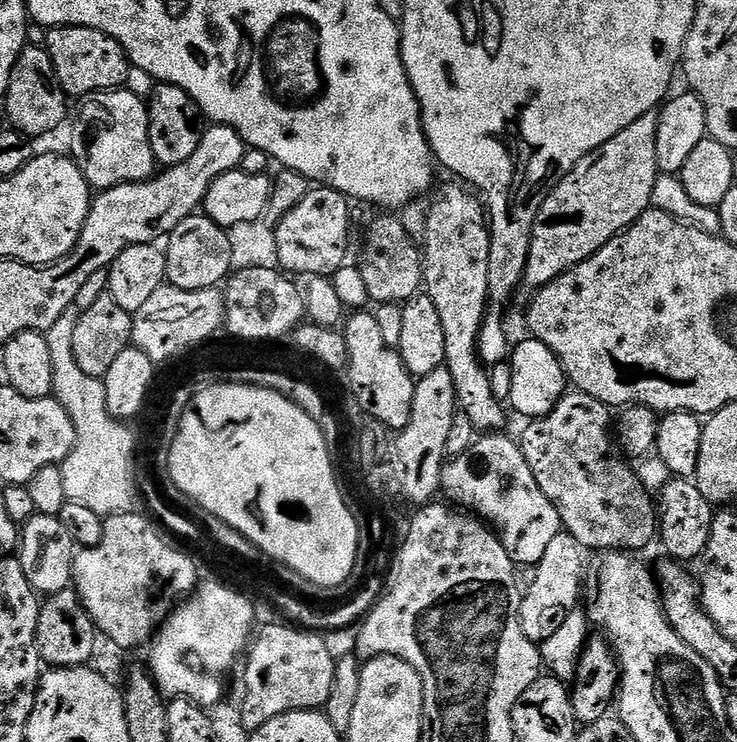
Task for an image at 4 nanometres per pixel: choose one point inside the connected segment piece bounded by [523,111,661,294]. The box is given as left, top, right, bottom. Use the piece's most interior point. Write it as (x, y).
(613, 186)

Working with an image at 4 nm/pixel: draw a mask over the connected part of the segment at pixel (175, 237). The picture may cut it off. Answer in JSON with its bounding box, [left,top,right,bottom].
[164,214,234,290]

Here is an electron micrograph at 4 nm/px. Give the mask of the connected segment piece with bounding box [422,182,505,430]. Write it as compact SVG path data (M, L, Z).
M463 182L444 184L435 189L436 201L428 212L428 225L424 228L424 236L428 241L422 244L423 253L423 287L427 296L438 308L442 318L445 334L445 358L443 367L450 374L456 387L456 398L459 407L470 416L476 430L500 430L504 424L505 405L491 393L489 369L480 358L478 338L482 330L484 315L488 313L488 287L490 267L490 221L486 215L486 204L469 185Z

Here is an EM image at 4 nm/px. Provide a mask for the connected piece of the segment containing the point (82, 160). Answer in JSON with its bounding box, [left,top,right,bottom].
[70,90,158,190]

